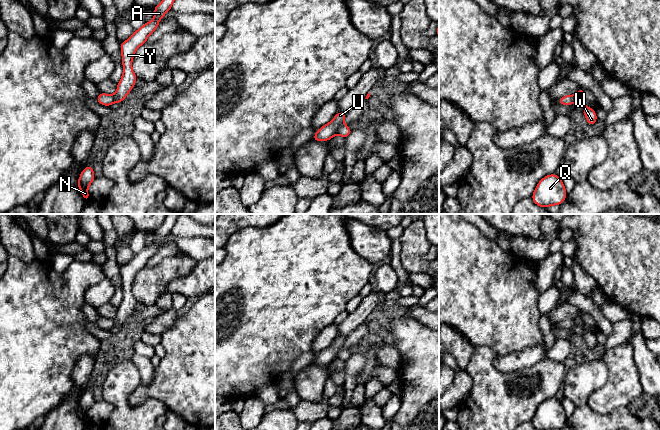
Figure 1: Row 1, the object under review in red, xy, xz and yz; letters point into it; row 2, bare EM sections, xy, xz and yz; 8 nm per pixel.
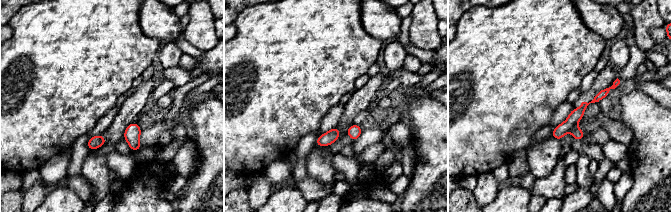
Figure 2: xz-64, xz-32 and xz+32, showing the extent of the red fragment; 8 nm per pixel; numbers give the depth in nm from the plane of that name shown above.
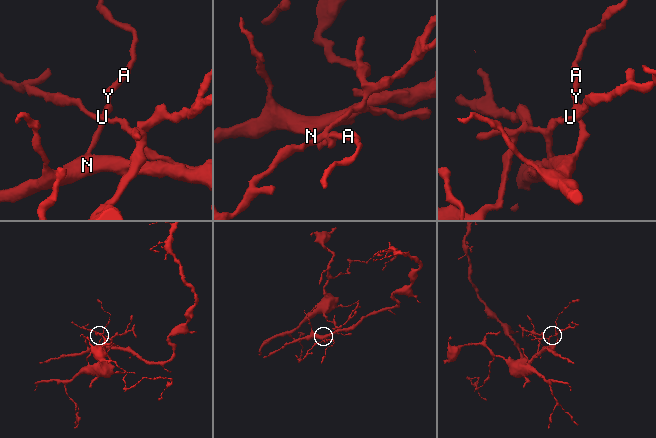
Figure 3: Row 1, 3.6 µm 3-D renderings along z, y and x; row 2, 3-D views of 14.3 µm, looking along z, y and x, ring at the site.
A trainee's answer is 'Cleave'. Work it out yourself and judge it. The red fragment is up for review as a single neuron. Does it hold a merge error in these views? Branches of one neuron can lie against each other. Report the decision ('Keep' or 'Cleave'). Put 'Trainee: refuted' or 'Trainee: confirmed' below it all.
Cleave
Trainee: confirmed

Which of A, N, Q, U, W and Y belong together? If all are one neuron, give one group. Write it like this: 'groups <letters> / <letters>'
groups A N Q W Y / U

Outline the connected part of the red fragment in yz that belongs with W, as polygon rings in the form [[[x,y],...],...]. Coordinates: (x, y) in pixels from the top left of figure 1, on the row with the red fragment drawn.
[[[581,87],[581,89],[574,96],[577,102],[581,102],[584,105],[583,113],[586,117],[587,123],[590,126],[593,126],[597,122],[597,115],[596,115],[596,111],[588,107],[586,104],[586,100],[584,98],[585,90],[586,89],[584,87]]]

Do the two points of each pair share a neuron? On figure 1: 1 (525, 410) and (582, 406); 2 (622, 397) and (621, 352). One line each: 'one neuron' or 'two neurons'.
1: two neurons
2: one neuron

